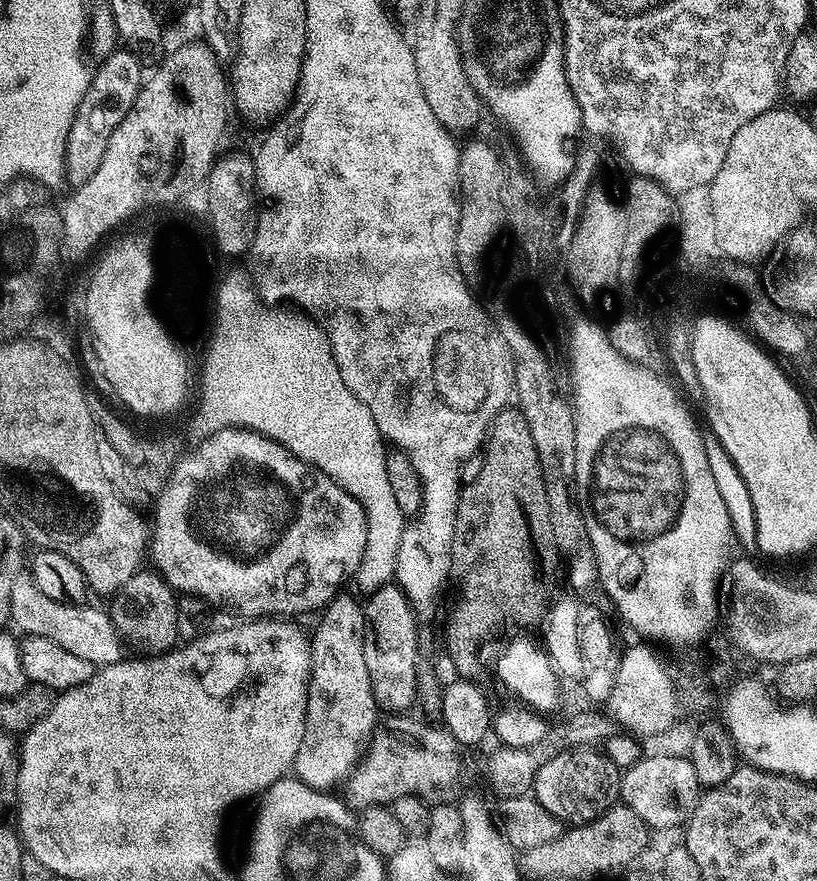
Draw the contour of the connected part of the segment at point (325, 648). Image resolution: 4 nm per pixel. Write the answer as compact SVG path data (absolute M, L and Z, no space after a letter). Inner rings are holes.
M337 594L329 599L316 633L313 631L310 636L312 675L308 677L306 730L294 765L300 781L321 790L332 790L335 784L356 772L376 728L378 697L364 661L364 605L359 599L344 595Z

